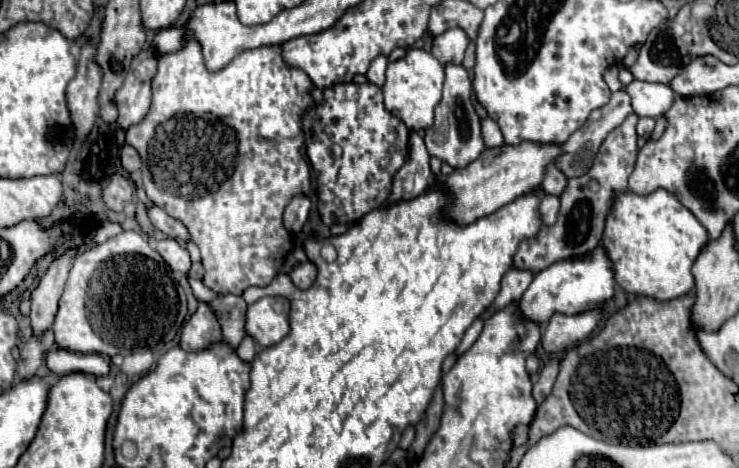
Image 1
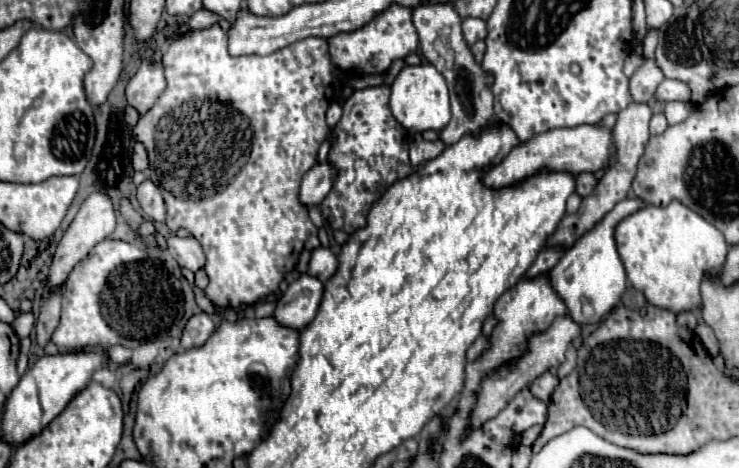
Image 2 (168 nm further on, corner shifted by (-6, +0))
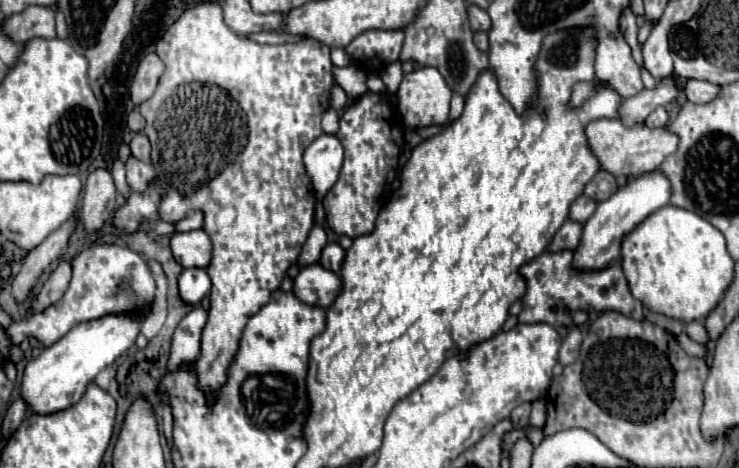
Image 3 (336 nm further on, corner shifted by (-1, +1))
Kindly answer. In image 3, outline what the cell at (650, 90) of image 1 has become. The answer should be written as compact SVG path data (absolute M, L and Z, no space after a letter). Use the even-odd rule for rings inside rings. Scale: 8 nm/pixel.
M689 79L685 83L685 95L693 103L709 103L719 95L719 91L721 91L721 85L713 85L709 81Z

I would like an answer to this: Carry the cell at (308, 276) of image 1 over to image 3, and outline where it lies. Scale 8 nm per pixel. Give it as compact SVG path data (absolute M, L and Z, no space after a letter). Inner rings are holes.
M329 243L325 249L323 249L323 255L321 255L321 265L325 269L331 269L335 273L341 271L341 263L343 263L343 257L345 257L345 251L341 245L337 243Z

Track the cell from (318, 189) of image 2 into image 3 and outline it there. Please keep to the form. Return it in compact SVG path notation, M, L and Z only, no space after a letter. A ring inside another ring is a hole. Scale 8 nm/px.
M319 135L303 155L307 175L313 181L317 197L323 199L325 193L335 185L341 165L343 165L343 145L337 135Z

